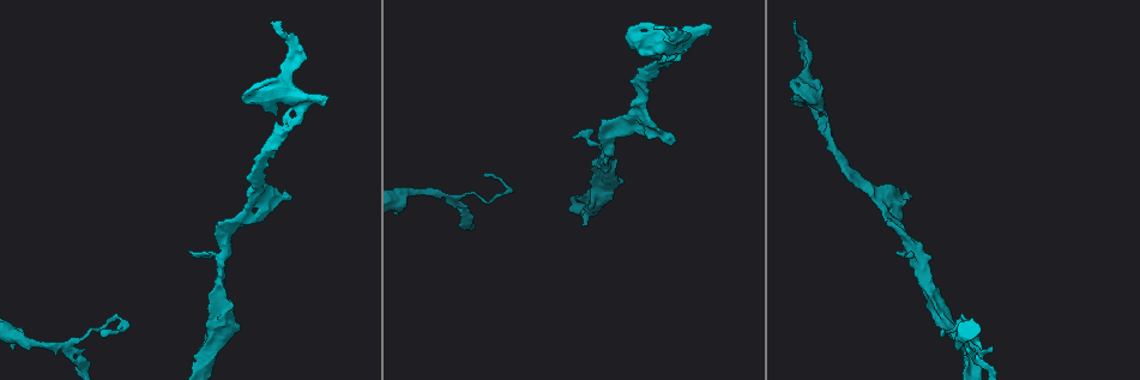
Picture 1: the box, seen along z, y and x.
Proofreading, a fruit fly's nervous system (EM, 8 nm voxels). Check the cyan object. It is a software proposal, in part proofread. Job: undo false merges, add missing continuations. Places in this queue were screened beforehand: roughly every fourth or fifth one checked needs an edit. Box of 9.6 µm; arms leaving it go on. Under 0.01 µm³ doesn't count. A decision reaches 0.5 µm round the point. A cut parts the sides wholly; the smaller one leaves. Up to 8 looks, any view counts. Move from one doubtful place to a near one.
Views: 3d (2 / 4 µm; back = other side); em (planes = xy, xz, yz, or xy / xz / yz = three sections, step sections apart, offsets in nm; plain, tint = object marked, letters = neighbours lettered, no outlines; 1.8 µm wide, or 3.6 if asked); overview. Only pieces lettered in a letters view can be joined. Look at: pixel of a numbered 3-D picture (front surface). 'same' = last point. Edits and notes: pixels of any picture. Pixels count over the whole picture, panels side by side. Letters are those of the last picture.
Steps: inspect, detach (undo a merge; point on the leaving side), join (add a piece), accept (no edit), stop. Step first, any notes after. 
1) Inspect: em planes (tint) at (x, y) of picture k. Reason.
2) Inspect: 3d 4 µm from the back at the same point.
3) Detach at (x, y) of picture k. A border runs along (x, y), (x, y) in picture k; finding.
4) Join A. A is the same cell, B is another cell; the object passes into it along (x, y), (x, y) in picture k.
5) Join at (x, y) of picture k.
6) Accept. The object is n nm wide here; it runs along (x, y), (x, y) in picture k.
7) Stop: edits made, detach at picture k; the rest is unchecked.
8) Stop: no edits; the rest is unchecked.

Inspect: 3d 2 µm at (293, 195) of picture 1. Free end.

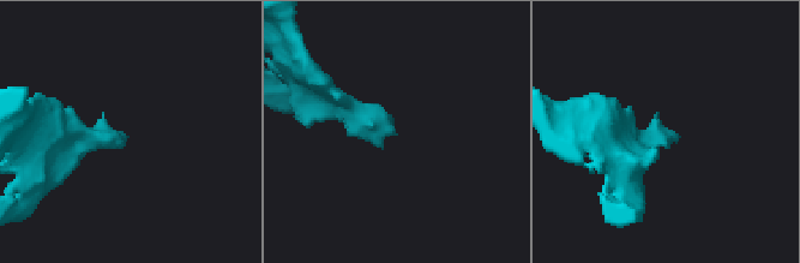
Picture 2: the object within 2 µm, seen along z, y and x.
Inspect: em planes (letters) at (124, 139) of picture 2.

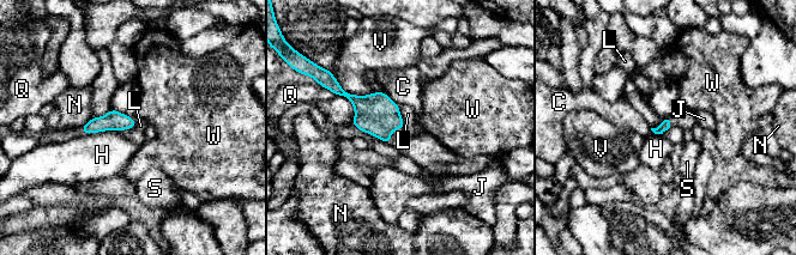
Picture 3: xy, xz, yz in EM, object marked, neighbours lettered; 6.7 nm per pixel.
Accept. C, H, J, L, N, Q, S, V and W are other cells; none of them fits.

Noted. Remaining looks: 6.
Inspect: em planes (letters) at (794, 24) of picture 1.

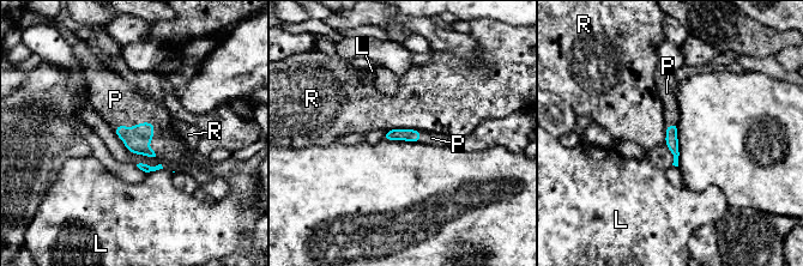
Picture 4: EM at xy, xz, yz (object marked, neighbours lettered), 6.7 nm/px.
Join P. The longest contact is with P, 340 nm; P is the same cell, L and R are other cells; the object passes into it along (137, 138), (149, 122), (118, 102) in picture 4; the neuron continues.

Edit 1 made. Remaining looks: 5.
Inspect: 3d 2 µm at (959, 340) of picture 1. Thick turns thin.

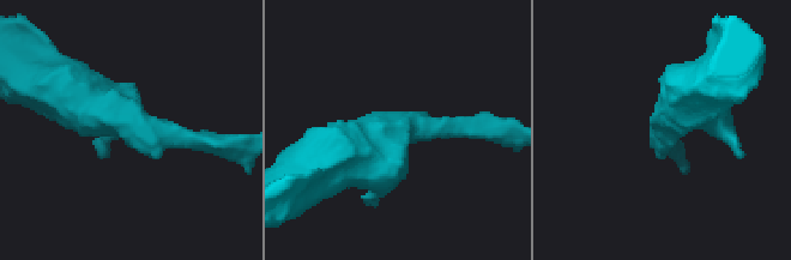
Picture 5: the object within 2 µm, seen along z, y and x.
Inspect: em planes (plain) at (135, 128) of picture 5. The arms are 170, 440 nm wide; shape alone is not enough.

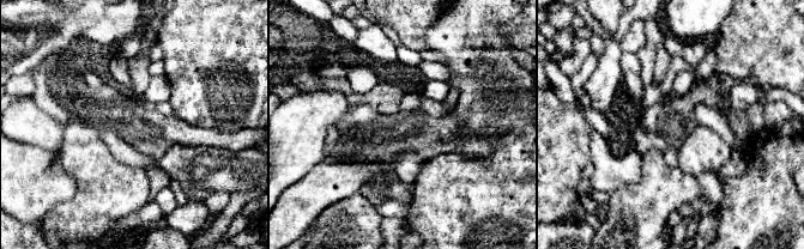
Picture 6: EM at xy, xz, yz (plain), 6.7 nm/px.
Inspect: em planes (letters) at the same point.

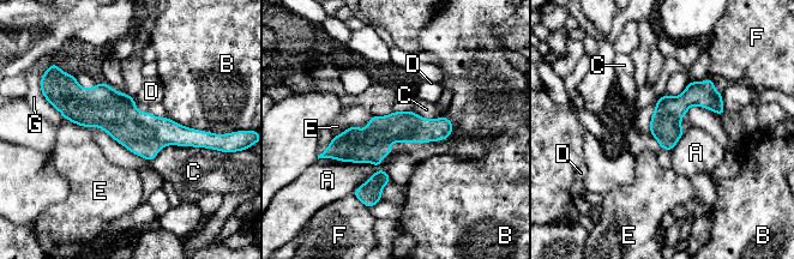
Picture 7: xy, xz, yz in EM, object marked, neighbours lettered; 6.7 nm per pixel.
Accept. The longest contact is with A, 480 nm; A, B, C, D, E, F and G are other cells; it runs along (59, 104), (198, 139) in picture 7; all the same neuron.

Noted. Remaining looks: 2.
Inspect: em planes (letters) at (930, 294) of picture 1. Sudden change in width.

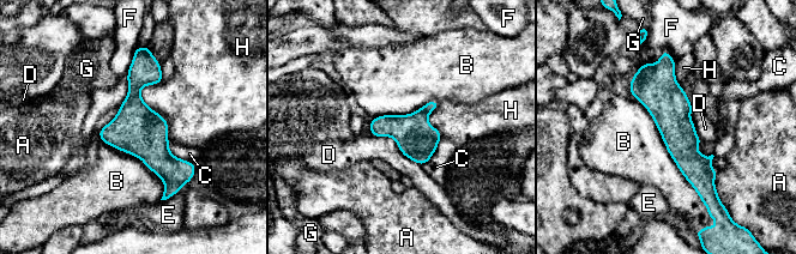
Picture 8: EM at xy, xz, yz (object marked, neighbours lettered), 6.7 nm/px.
Accept. The object is 280 nm wide here; A, B, C, D, E, F, G and H are other cells; a border runs along (635, 98), (705, 204) in picture 8; all the same neuron.

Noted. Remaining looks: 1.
Stop: edits made, join at picture 4; the rest is unchecked.

